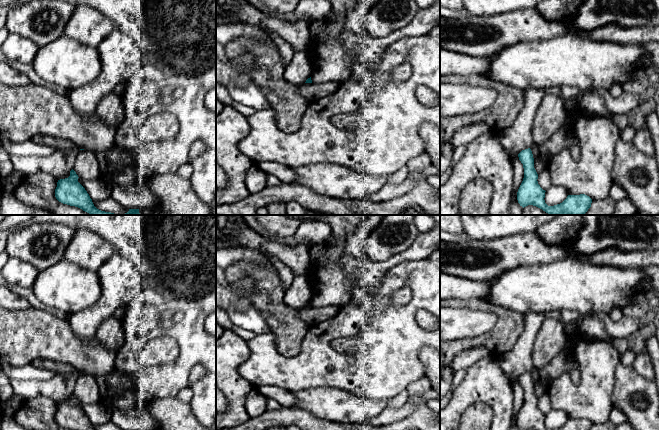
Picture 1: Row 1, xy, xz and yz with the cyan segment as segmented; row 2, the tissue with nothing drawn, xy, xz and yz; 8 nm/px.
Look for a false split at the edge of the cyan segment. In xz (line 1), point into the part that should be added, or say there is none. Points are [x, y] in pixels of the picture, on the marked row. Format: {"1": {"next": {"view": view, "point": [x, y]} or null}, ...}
{"1": {"next": null}}

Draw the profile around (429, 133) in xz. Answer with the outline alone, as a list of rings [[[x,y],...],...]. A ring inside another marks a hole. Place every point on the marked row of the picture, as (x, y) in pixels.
[[[421,124],[418,134],[425,142],[425,151],[430,155],[432,165],[440,173],[440,129],[434,124]]]

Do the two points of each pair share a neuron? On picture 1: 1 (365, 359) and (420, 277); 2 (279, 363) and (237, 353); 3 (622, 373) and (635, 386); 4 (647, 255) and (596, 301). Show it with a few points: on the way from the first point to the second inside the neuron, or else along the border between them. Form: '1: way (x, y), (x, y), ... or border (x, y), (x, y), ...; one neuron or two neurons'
1: way (385, 339), (397, 327), (405, 314), (420, 297); one neuron
2: border (246, 340), (249, 357), (239, 368), (244, 379); two neurons
3: way (625, 376), (632, 383); one neuron
4: border (610, 265), (616, 268), (640, 269); two neurons

